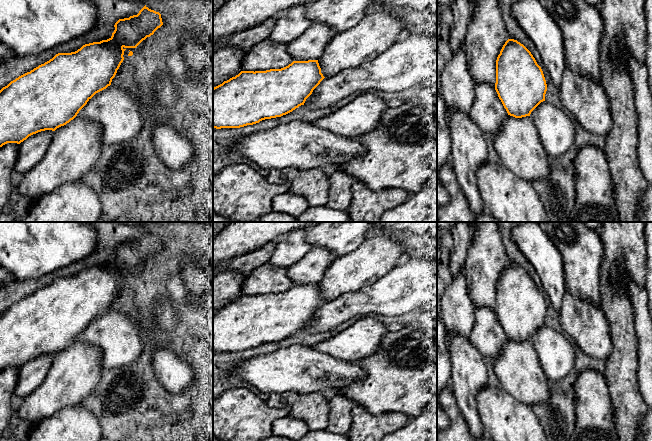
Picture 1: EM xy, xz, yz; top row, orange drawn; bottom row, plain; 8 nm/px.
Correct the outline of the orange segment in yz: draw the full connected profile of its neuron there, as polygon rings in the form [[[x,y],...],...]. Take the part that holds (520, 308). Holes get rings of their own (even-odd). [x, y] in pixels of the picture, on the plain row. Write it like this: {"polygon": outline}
{"polygon": [[[508,263],[497,281],[495,314],[508,339],[532,342],[549,381],[559,381],[572,371],[574,348],[564,335],[545,325],[543,295],[517,264]]]}

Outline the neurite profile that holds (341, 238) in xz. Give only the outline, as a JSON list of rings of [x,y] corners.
[[[319,222],[306,231],[312,247],[331,250],[337,257],[356,249],[366,237],[372,222]]]

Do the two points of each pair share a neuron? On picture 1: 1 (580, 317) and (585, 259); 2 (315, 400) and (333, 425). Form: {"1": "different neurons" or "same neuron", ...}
{"1": "same neuron", "2": "different neurons"}

